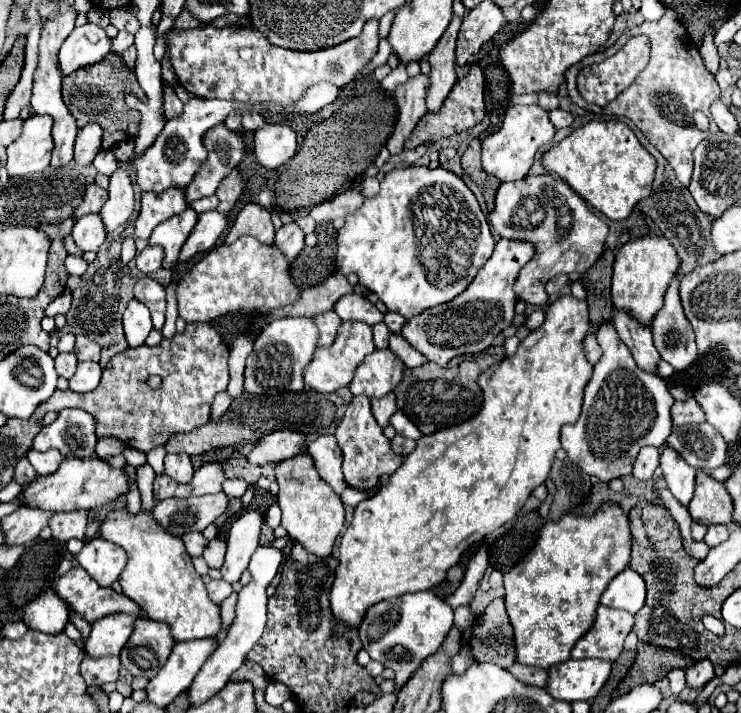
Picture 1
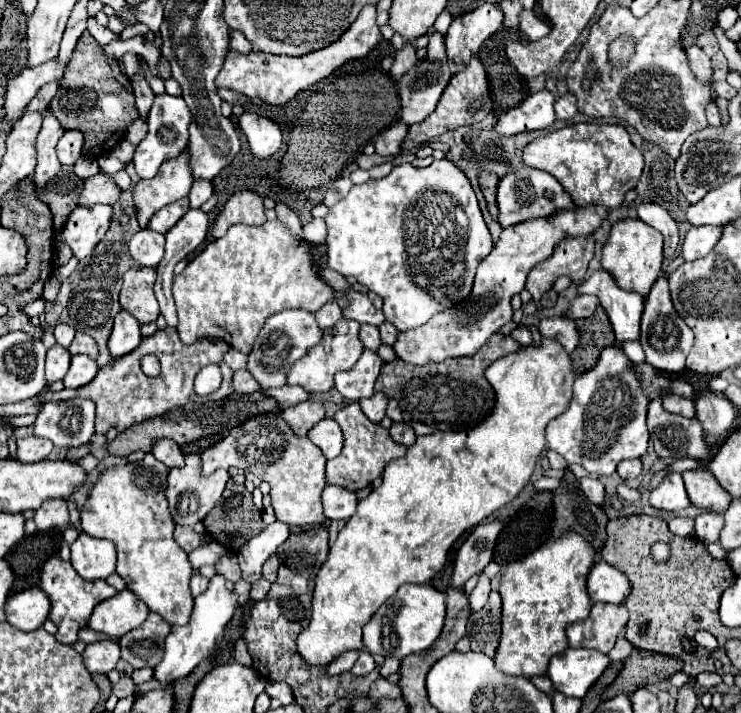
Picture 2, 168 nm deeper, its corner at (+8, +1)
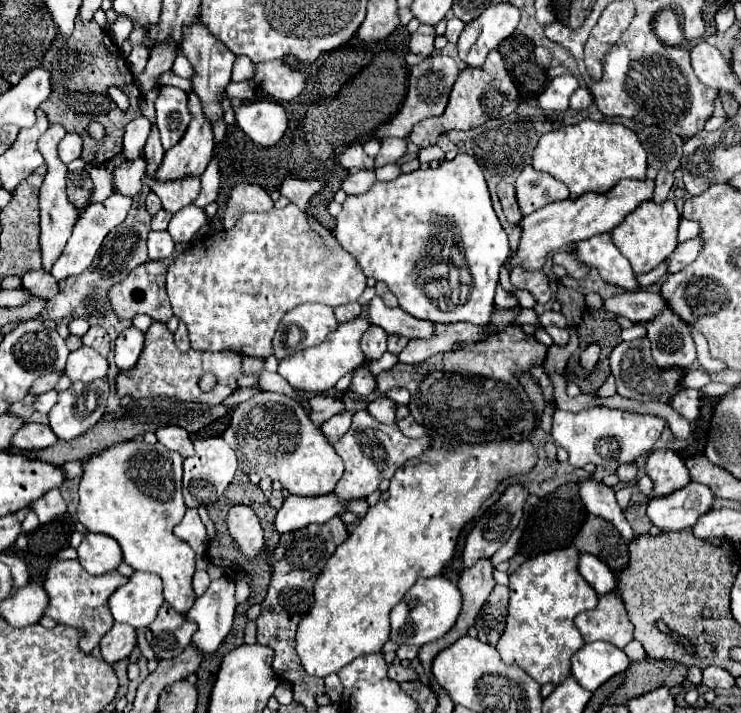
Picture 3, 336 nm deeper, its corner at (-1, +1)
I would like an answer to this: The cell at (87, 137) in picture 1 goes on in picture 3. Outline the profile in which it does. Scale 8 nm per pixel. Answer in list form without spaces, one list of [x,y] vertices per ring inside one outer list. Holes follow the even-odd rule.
[[[67,133],[67,135],[63,137],[63,141],[59,143],[59,147],[57,147],[59,159],[61,159],[65,165],[69,165],[73,159],[81,157],[81,143],[83,143],[83,139],[81,139],[77,133]]]

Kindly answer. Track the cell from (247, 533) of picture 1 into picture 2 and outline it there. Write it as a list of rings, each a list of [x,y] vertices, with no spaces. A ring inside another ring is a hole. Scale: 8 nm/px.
[[[216,573],[210,579],[208,589],[194,599],[194,611],[192,611],[190,623],[186,627],[172,627],[170,635],[166,637],[164,659],[154,667],[154,679],[160,683],[176,683],[178,679],[188,677],[192,669],[212,653],[222,629],[232,619],[234,607],[238,605],[238,601],[240,597],[226,589],[226,577]]]

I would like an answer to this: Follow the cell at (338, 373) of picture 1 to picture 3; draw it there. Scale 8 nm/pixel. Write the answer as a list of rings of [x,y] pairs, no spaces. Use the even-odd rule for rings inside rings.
[[[353,319],[347,323],[341,323],[337,327],[337,331],[333,331],[331,335],[327,335],[327,339],[315,347],[307,347],[303,351],[297,351],[293,355],[287,355],[285,359],[279,361],[279,369],[277,373],[287,379],[295,389],[305,391],[305,393],[321,393],[327,389],[333,389],[335,383],[347,375],[349,371],[353,371],[355,367],[359,367],[359,363],[363,363],[363,351],[359,347],[359,339],[363,335],[363,331],[367,331],[369,321],[367,319]]]

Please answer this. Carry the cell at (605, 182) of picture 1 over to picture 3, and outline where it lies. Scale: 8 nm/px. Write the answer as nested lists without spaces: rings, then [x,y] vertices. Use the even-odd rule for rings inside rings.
[[[585,119],[577,125],[541,135],[533,151],[533,167],[565,183],[571,191],[571,199],[577,199],[587,191],[605,193],[615,187],[619,179],[645,179],[647,153],[631,129],[615,123]]]

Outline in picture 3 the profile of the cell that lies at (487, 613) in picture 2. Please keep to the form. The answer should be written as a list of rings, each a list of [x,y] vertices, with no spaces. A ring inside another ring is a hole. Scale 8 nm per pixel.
[[[495,585],[495,589],[491,591],[489,599],[481,607],[477,621],[475,621],[475,629],[479,633],[479,639],[493,645],[493,647],[497,645],[497,641],[505,629],[507,601],[509,601],[509,589],[503,585]]]

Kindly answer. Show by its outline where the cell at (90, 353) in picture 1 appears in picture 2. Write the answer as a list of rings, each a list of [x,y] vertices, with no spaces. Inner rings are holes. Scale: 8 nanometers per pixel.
[[[76,333],[76,337],[74,337],[72,345],[68,347],[68,351],[70,351],[70,355],[88,355],[92,359],[98,357],[96,341],[86,333]]]

